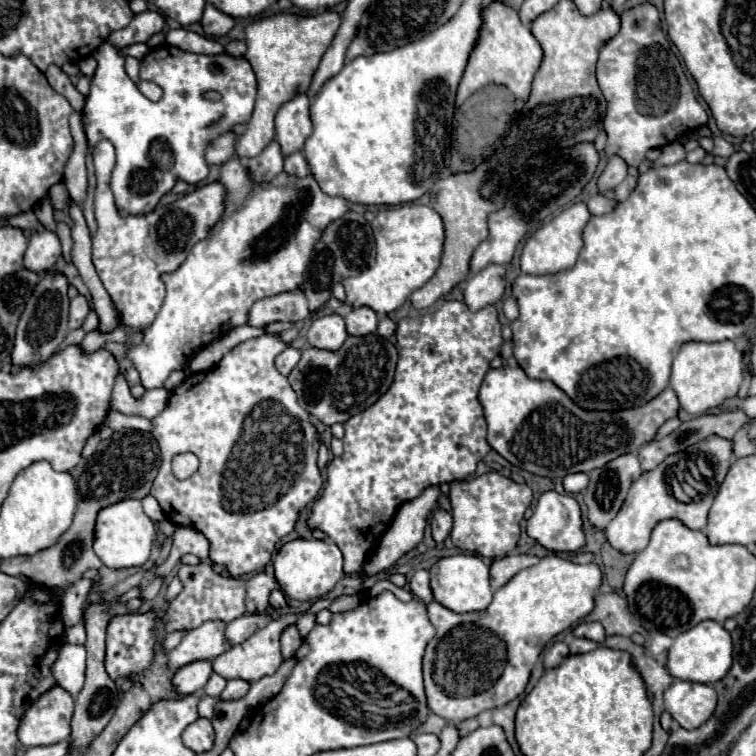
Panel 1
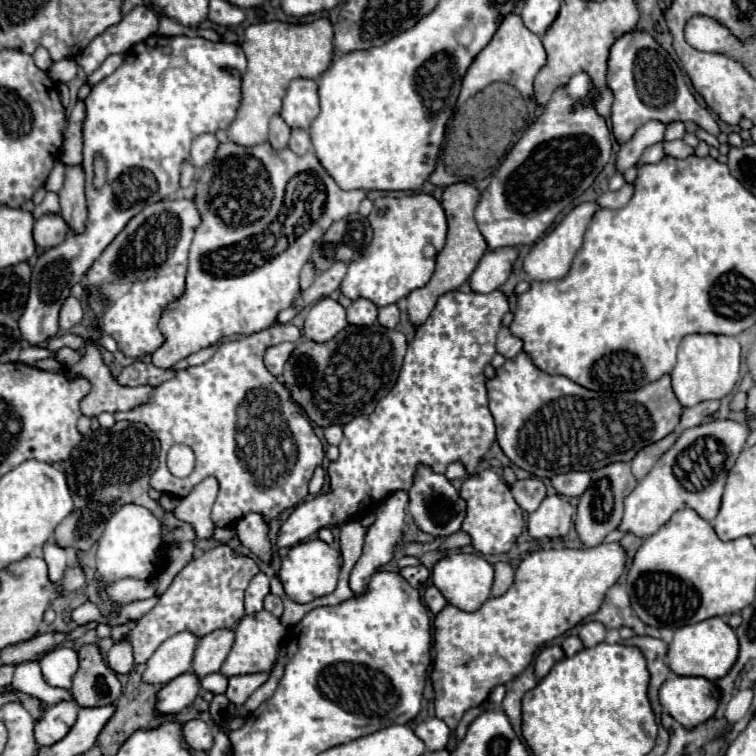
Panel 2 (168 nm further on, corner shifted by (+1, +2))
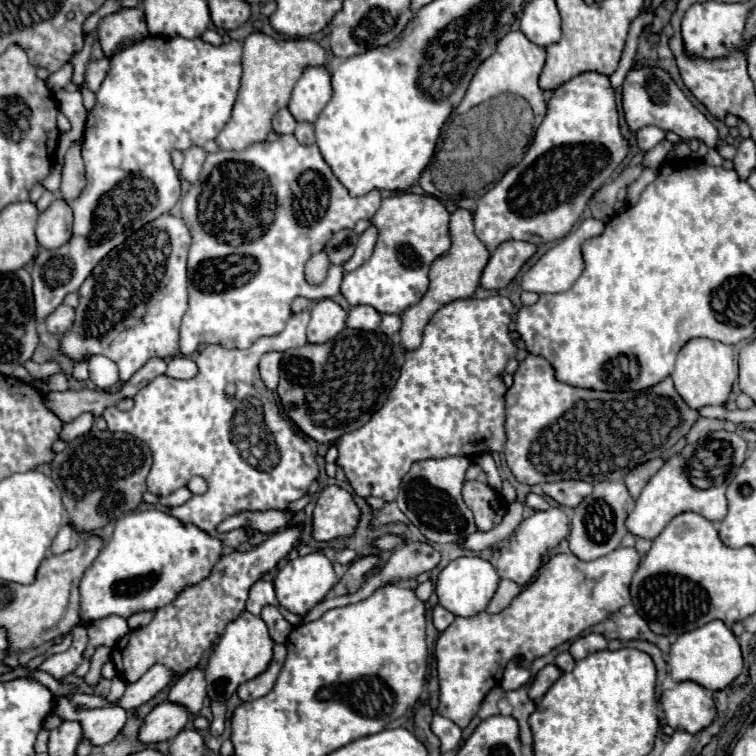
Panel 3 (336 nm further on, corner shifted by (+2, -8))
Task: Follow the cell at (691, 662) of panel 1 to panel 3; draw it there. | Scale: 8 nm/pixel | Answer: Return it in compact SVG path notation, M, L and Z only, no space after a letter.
M713 620L697 630L681 634L675 644L671 644L669 652L669 666L671 666L671 678L675 682L693 680L701 684L707 690L723 690L727 688L743 670L743 658L739 640L731 632L729 626L725 626L721 620Z

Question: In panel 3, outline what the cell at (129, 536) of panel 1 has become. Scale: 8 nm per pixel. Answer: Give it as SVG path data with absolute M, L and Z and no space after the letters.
M153 508L129 512L117 522L111 540L79 582L81 618L93 622L107 616L129 618L135 612L159 610L187 586L205 580L221 556L223 542L195 524L185 524Z

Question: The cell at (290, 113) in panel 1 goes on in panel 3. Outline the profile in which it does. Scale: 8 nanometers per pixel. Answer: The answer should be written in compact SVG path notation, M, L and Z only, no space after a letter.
M309 66L295 84L295 90L289 100L289 110L295 120L315 122L315 118L331 100L331 96L333 88L329 70L325 66Z

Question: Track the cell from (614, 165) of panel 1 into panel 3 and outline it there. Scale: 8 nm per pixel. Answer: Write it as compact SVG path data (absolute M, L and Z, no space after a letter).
M645 126L637 132L637 142L639 142L639 150L649 152L655 144L659 144L665 138L665 130L657 128L657 126Z

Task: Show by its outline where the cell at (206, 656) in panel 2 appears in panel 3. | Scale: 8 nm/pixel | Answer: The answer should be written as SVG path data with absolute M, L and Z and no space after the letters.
M193 668L187 674L183 674L169 690L169 702L185 706L191 716L197 716L205 698L207 698L207 684L205 674L199 668Z

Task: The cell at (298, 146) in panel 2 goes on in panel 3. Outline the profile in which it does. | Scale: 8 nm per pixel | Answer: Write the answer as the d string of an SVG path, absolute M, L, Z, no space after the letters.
M297 122L295 136L297 136L297 140L299 140L301 144L313 144L313 142L315 142L313 124L309 124L309 122Z

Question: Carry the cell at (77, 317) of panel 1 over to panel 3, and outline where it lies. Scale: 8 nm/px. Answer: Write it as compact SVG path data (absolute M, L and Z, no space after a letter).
M61 304L55 312L51 312L51 314L45 318L45 328L47 328L51 334L61 336L61 334L65 334L65 332L71 328L73 318L75 318L75 310L69 308L69 306L65 306L65 304Z

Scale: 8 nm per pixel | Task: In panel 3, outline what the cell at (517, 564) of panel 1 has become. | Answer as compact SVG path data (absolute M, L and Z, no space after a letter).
M501 580L501 582L499 582L499 588L497 588L495 596L491 598L491 602L489 602L489 606L487 606L485 612L489 612L489 614L501 612L503 608L507 608L507 606L511 604L511 600L513 600L519 592L523 592L523 586L519 586L519 584L513 582L513 580Z

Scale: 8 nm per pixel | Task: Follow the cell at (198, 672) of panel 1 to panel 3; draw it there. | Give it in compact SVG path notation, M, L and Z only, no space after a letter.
M163 702L155 706L141 724L139 740L141 744L157 744L173 740L187 724L189 714L183 706L173 702Z

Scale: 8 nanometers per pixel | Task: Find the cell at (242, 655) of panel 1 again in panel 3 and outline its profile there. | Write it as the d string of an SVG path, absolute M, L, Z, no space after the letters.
M243 610L235 620L231 620L225 626L217 646L213 648L207 660L207 666L205 666L207 698L211 702L229 702L229 698L237 692L239 684L265 672L271 658L273 658L273 640L267 632L265 622L259 616L253 616L247 610Z

